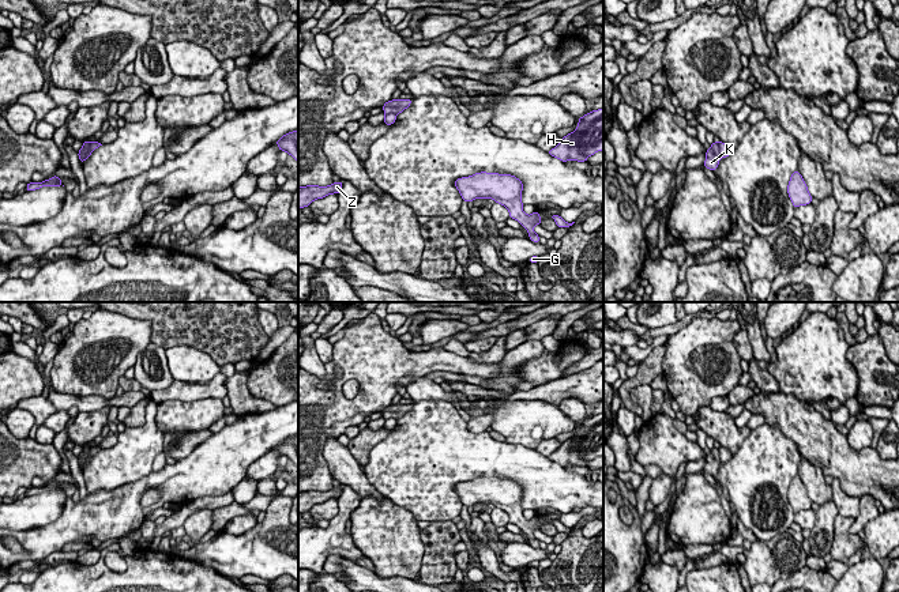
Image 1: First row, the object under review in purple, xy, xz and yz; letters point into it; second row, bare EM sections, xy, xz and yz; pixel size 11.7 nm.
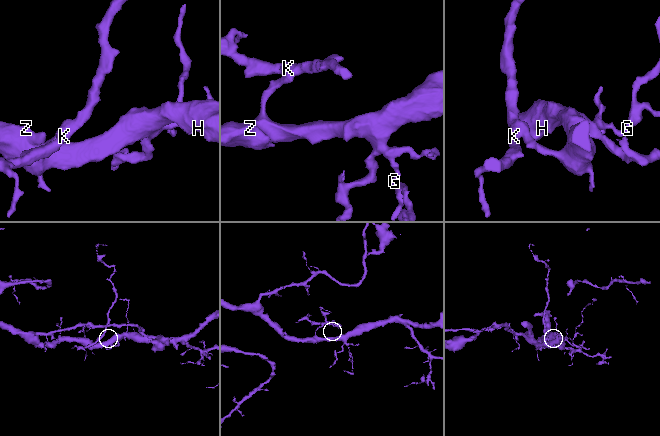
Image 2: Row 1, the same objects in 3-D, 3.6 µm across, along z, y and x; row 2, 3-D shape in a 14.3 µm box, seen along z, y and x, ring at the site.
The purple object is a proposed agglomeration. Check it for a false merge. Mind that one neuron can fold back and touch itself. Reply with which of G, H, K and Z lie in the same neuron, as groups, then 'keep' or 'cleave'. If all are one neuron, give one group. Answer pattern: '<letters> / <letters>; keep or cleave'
G H Z / K; cleave

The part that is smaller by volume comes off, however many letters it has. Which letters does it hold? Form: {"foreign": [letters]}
{"foreign": ["K"]}

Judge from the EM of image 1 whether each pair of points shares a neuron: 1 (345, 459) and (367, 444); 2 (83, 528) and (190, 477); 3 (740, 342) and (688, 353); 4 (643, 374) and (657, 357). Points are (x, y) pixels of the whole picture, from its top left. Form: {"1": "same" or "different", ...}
{"1": "different", "2": "same", "3": "different", "4": "same"}

